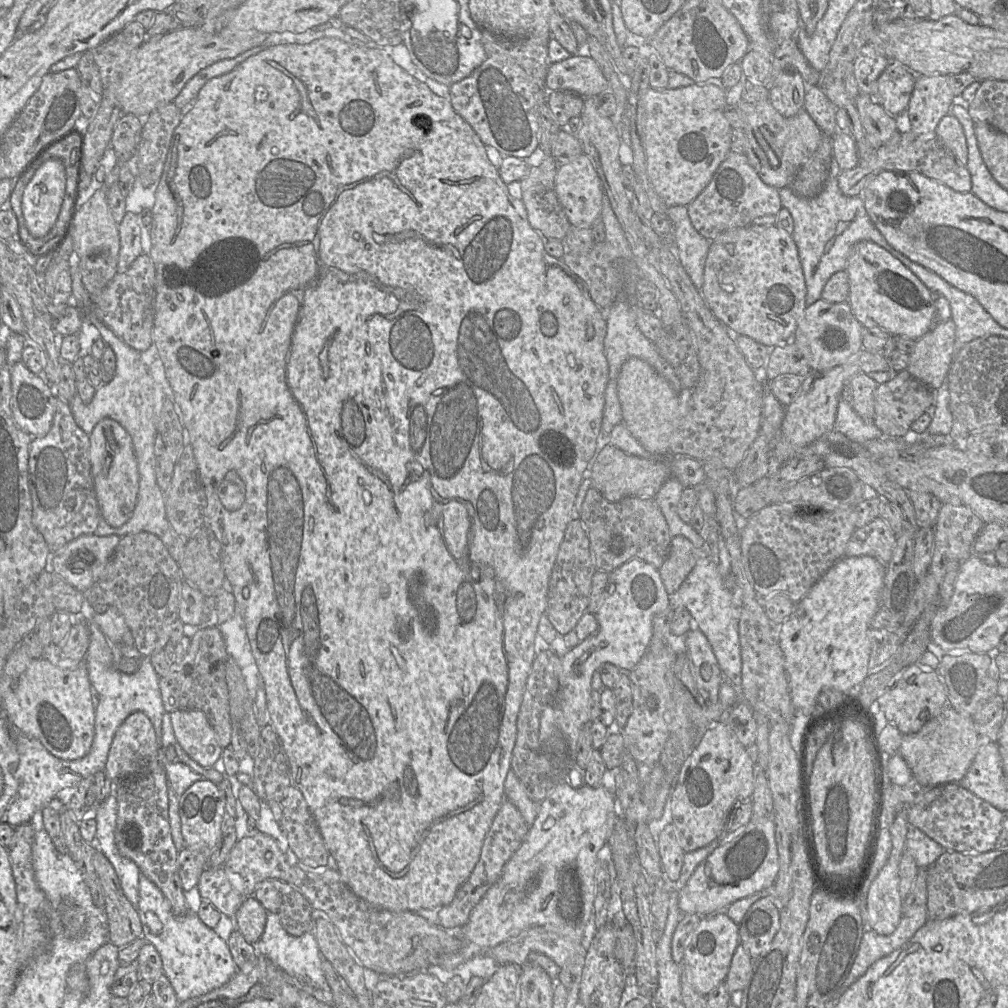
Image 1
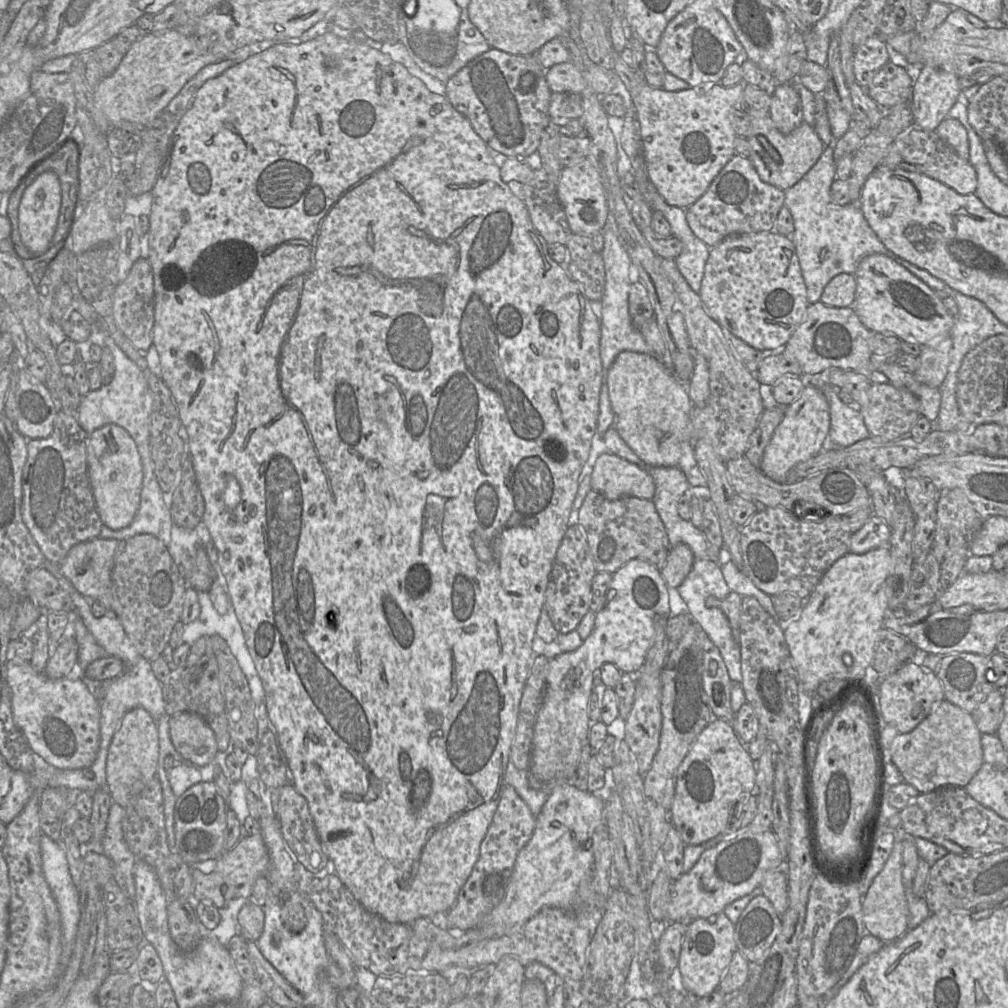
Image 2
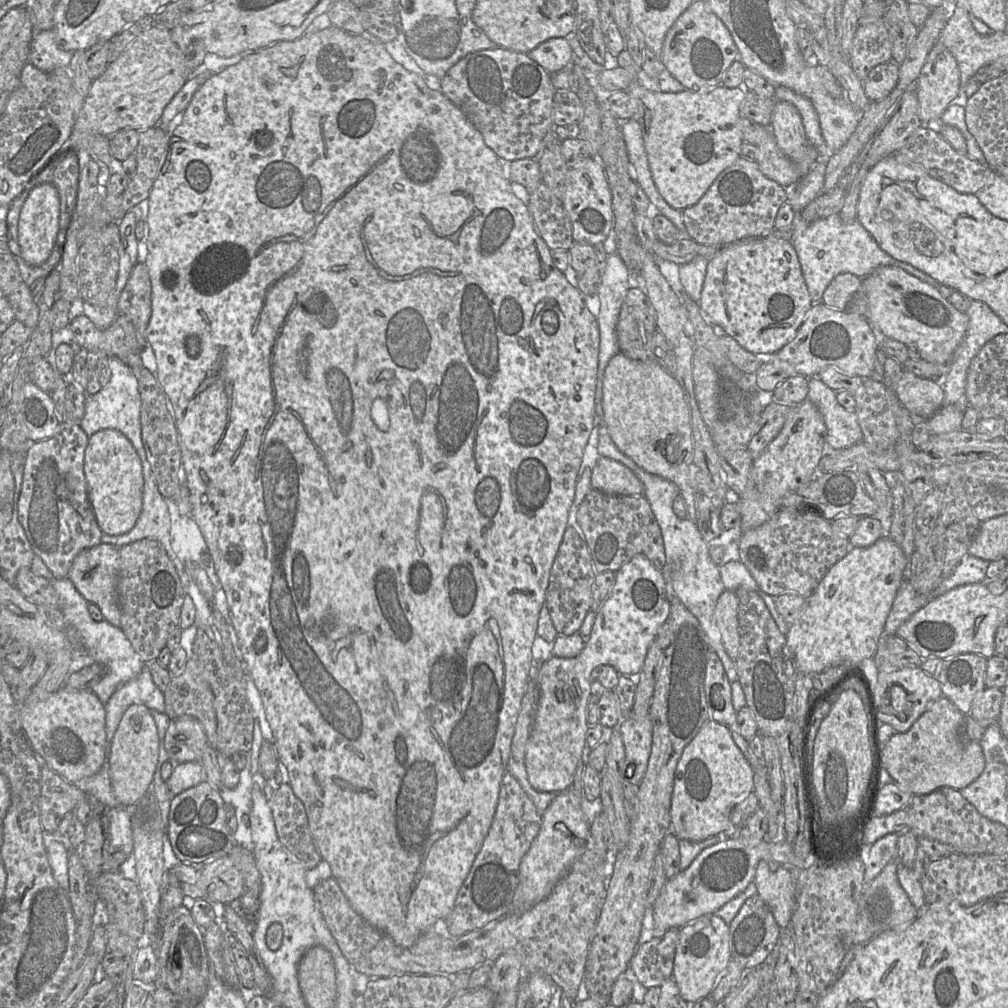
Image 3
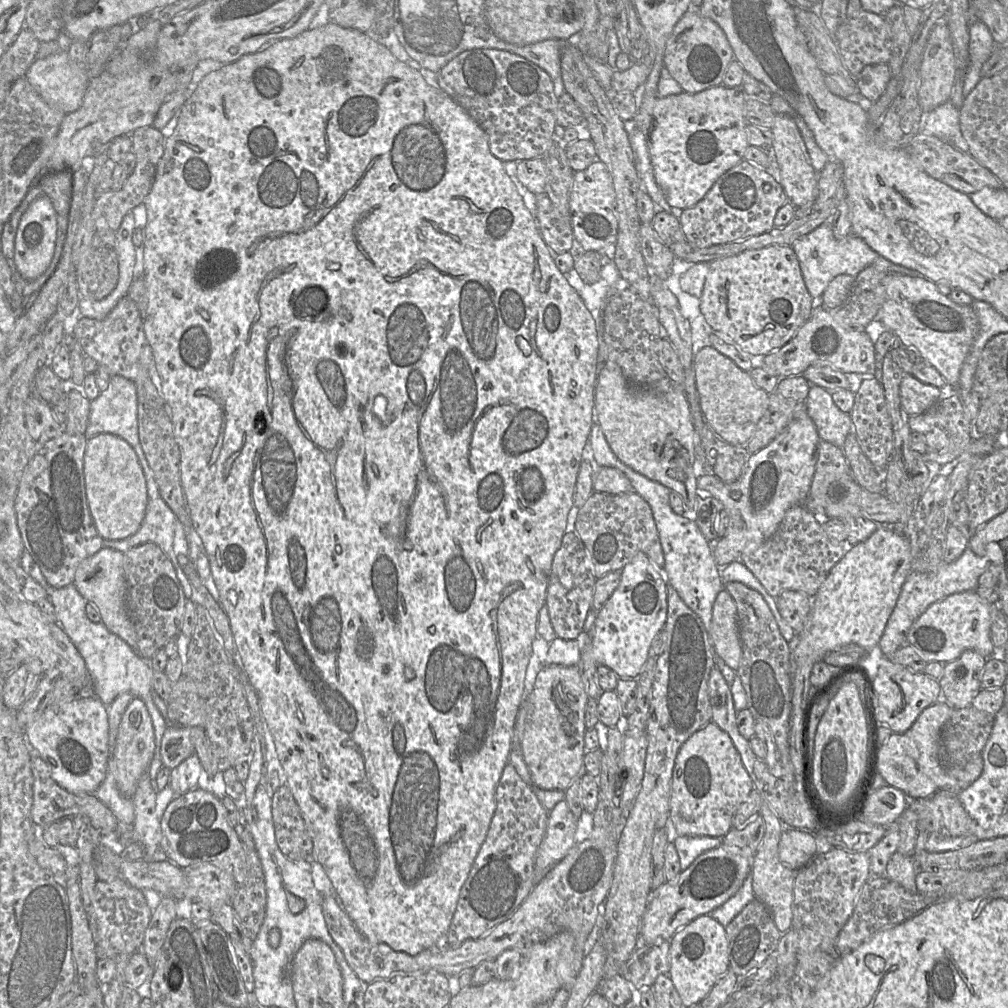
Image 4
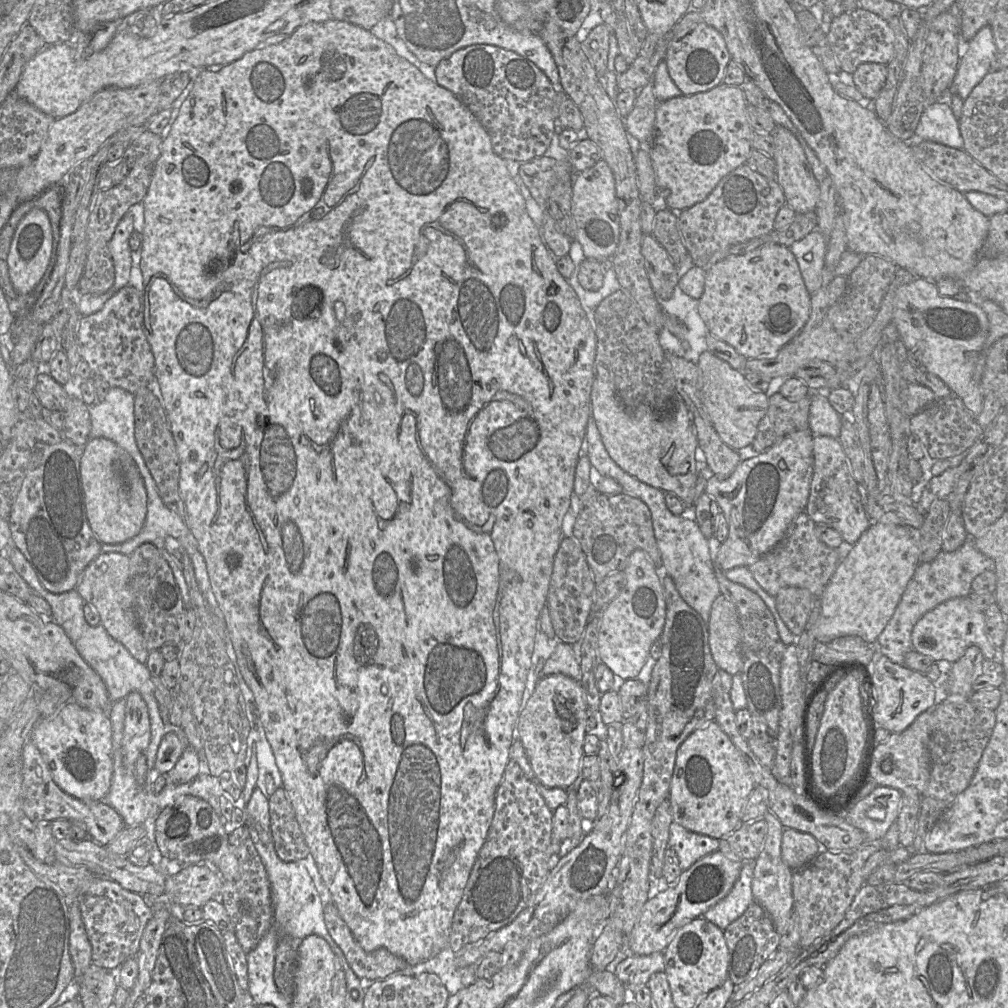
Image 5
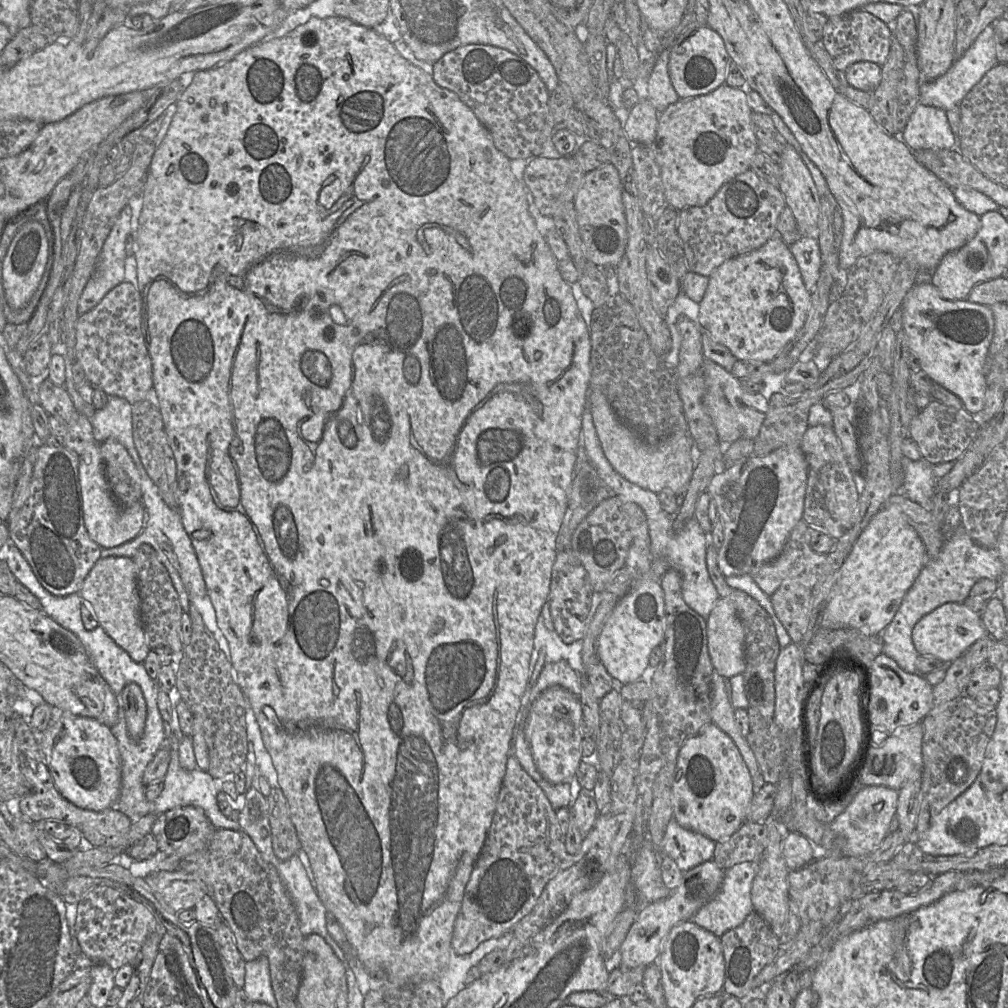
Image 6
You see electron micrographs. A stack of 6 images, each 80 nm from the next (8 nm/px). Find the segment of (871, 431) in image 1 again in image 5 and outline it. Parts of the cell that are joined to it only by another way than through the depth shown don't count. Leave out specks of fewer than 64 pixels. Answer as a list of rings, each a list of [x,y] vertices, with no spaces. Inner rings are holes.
[[[811,392],[809,408],[809,429],[815,436],[839,438],[842,416],[831,406],[823,392]]]

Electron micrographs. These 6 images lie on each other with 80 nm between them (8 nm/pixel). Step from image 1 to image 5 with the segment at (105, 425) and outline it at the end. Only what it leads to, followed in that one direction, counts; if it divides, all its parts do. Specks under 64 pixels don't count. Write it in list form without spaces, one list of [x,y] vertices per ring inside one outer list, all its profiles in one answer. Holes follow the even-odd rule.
[[[90,438],[83,447],[80,463],[81,485],[89,525],[104,544],[120,544],[137,536],[147,514],[147,492],[144,481],[122,481],[121,464],[135,463],[120,446],[105,438]]]

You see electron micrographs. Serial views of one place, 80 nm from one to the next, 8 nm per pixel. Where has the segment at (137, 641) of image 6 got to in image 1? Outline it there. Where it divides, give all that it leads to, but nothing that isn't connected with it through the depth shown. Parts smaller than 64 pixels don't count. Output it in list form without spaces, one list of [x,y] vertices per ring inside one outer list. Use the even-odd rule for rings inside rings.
[[[82,535],[51,554],[54,572],[81,592],[100,577],[121,537]]]

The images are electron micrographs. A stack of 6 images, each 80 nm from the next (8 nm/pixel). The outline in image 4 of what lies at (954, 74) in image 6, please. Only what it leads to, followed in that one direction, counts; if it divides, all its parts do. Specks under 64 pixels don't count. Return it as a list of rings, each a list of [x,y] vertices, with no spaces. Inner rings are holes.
[[[981,20],[969,26],[969,63],[962,89],[964,98],[980,81],[981,68],[994,51],[995,45],[988,27]]]

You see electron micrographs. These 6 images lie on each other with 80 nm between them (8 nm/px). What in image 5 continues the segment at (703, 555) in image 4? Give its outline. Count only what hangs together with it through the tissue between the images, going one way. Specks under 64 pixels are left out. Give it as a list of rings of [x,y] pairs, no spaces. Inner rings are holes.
[[[592,410],[587,423],[585,438],[588,457],[596,470],[596,476],[613,478],[621,485],[623,494],[638,498],[648,506],[651,512],[654,536],[666,573],[672,578],[682,599],[707,624],[712,604],[720,594],[720,590],[714,571],[716,563],[711,558],[708,541],[695,521],[694,506],[692,511],[687,509],[687,517],[674,515],[666,506],[662,490],[649,486],[622,470],[608,454],[592,416]]]

